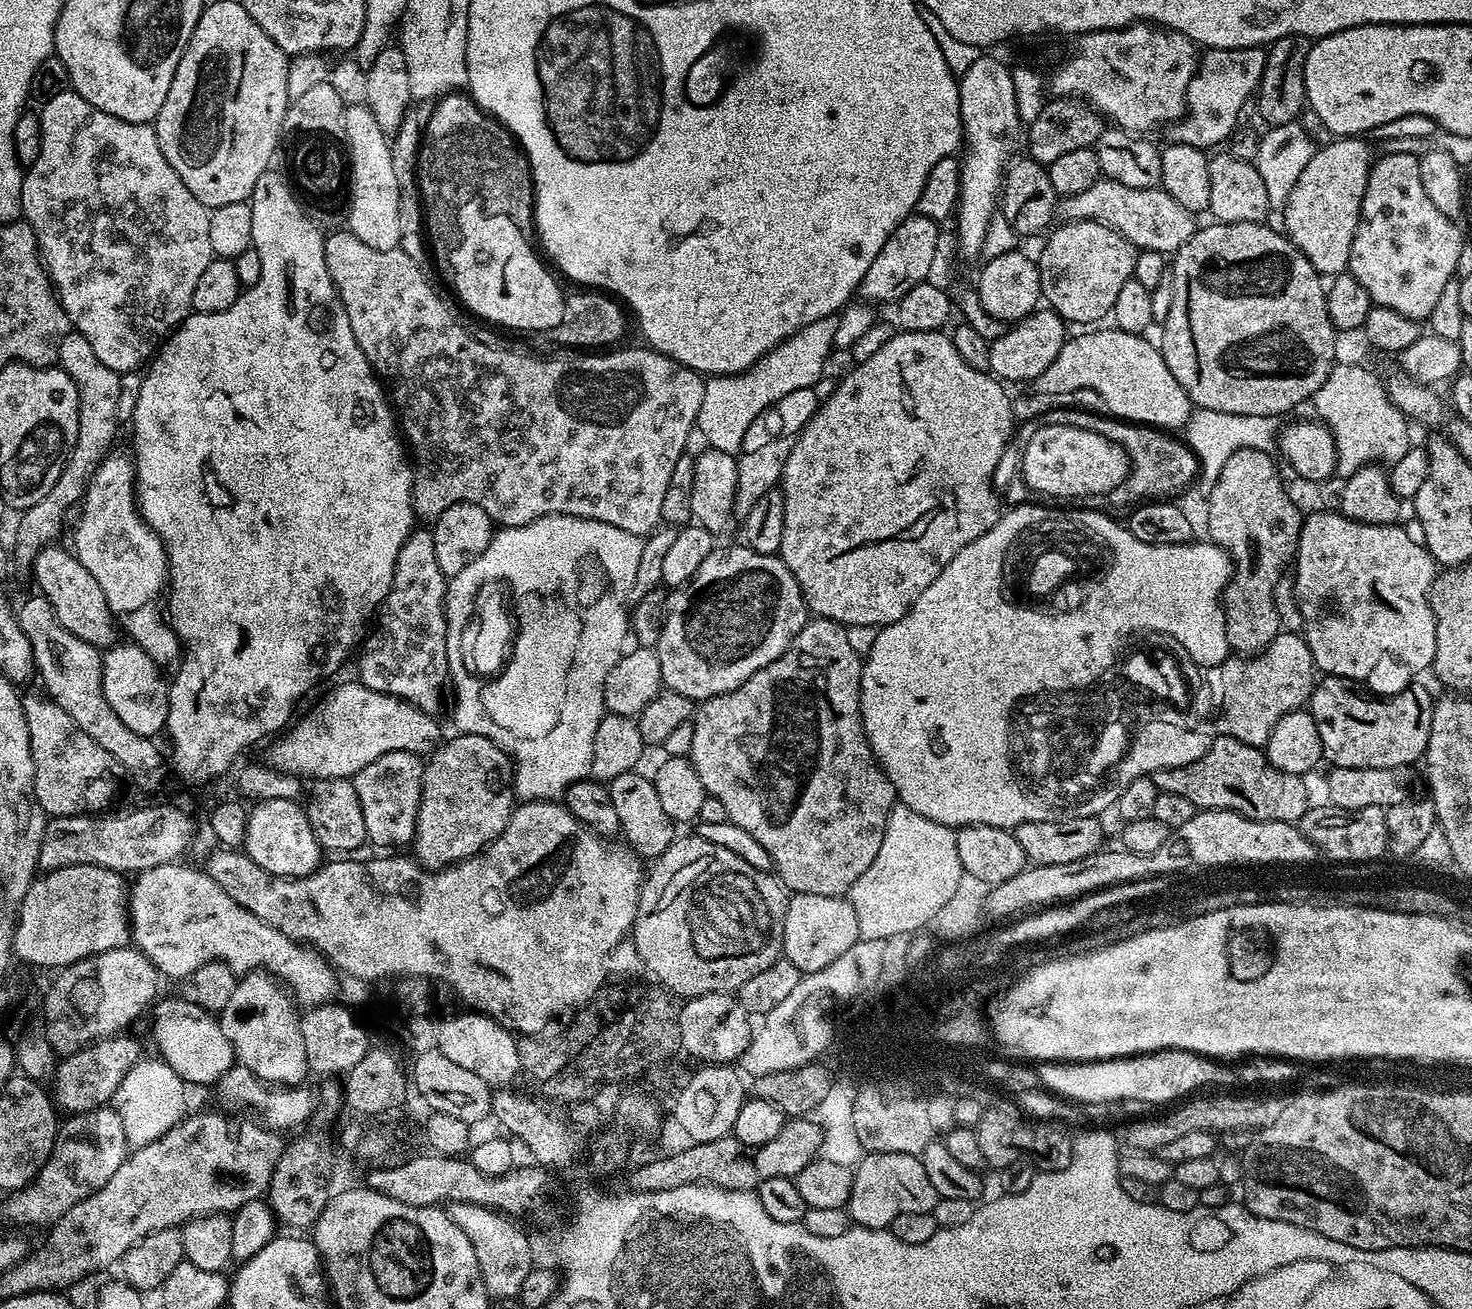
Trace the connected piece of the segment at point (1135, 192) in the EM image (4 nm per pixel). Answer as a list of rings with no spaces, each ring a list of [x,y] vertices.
[[[1107,178],[1094,182],[1094,186],[1082,190],[1082,194],[1063,197],[1058,204],[1058,216],[1064,222],[1093,220],[1124,236],[1137,250],[1154,250],[1165,254],[1177,252],[1198,227],[1197,217],[1178,206],[1178,202],[1174,202],[1163,187],[1122,186],[1122,182]]]

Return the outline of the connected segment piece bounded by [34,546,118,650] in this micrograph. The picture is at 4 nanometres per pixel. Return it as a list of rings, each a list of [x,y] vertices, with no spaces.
[[[49,546],[36,557],[34,573],[39,595],[46,597],[52,607],[52,613],[70,630],[70,634],[82,638],[82,642],[90,642],[90,646],[107,650],[117,643],[114,614],[106,602],[106,594],[102,594],[102,586],[94,579],[94,574],[78,562],[78,558],[67,547]]]

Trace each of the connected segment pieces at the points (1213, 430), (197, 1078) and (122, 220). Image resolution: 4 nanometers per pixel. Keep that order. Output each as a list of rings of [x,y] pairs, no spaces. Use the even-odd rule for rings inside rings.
[[[1196,408],[1191,413],[1186,425],[1186,443],[1196,455],[1198,461],[1198,478],[1204,489],[1210,490],[1222,474],[1222,466],[1234,454],[1243,448],[1267,449],[1268,443],[1278,436],[1277,421],[1270,416],[1247,416],[1246,414],[1222,414],[1218,410]]]
[[[157,999],[151,1009],[152,1040],[156,1043],[159,1059],[169,1064],[181,1076],[185,1084],[215,1085],[237,1063],[226,1034],[222,1034],[219,1019],[205,1008],[199,1008],[191,999]]]
[[[74,90],[63,92],[62,94],[54,94],[54,98],[43,101],[42,107],[39,109],[38,115],[40,125],[42,126],[42,150],[38,154],[38,162],[34,162],[24,172],[24,181],[22,182],[22,194],[20,195],[20,210],[23,219],[34,230],[36,241],[40,247],[40,258],[44,262],[44,267],[48,269],[48,277],[52,280],[52,287],[55,288],[57,296],[60,297],[60,304],[66,310],[66,314],[70,318],[73,329],[82,334],[82,338],[86,338],[86,342],[90,342],[90,347],[94,349],[94,354],[98,354],[98,359],[105,366],[110,366],[110,370],[118,373],[135,372],[143,369],[145,365],[151,361],[156,355],[161,344],[164,343],[166,337],[175,332],[185,318],[192,312],[192,299],[194,298],[194,286],[198,286],[198,277],[206,271],[206,266],[210,266],[212,261],[212,247],[210,246],[210,218],[208,217],[210,209],[202,202],[198,202],[198,198],[194,198],[194,194],[190,194],[190,189],[186,187],[186,182],[182,182],[182,178],[178,178],[178,170],[174,170],[174,166],[170,166],[170,162],[166,162],[166,154],[162,154],[162,146],[158,146],[158,134],[152,124],[135,124],[134,122],[126,122],[122,118],[114,118],[114,114],[106,114],[102,110],[98,110],[94,106],[90,106],[90,102],[86,102],[86,98],[82,98]]]

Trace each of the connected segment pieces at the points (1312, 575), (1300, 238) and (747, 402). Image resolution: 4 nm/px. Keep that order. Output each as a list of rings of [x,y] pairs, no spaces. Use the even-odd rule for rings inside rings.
[[[1339,510],[1310,512],[1303,517],[1300,526],[1300,537],[1298,538],[1294,561],[1294,569],[1296,568],[1296,572],[1294,571],[1296,605],[1300,607],[1300,613],[1304,619],[1302,635],[1308,644],[1313,664],[1321,673],[1329,676],[1341,676],[1342,679],[1355,682],[1357,685],[1365,684],[1365,686],[1360,686],[1382,696],[1393,696],[1403,688],[1409,687],[1419,677],[1416,676],[1419,672],[1427,673],[1431,669],[1432,659],[1434,658],[1436,623],[1434,622],[1434,614],[1430,610],[1428,592],[1437,578],[1438,565],[1423,543],[1415,535],[1412,537],[1406,529],[1400,527],[1396,524],[1363,524],[1357,520],[1346,518]]]
[[[1336,138],[1325,148],[1317,147],[1282,209],[1283,231],[1324,278],[1337,276],[1348,267],[1350,246],[1358,230],[1362,198],[1374,163],[1372,148],[1364,140],[1367,139]]]
[[[827,316],[802,330],[798,330],[788,340],[776,348],[770,349],[766,355],[752,368],[738,372],[735,376],[713,376],[705,379],[702,394],[702,408],[696,419],[697,425],[708,424],[708,441],[712,446],[722,446],[725,452],[739,453],[746,444],[746,430],[750,430],[750,422],[762,414],[764,408],[769,408],[778,398],[786,398],[794,390],[811,388],[817,380],[825,375],[824,363],[828,360],[828,351],[833,351],[834,334],[837,324],[836,316]]]

